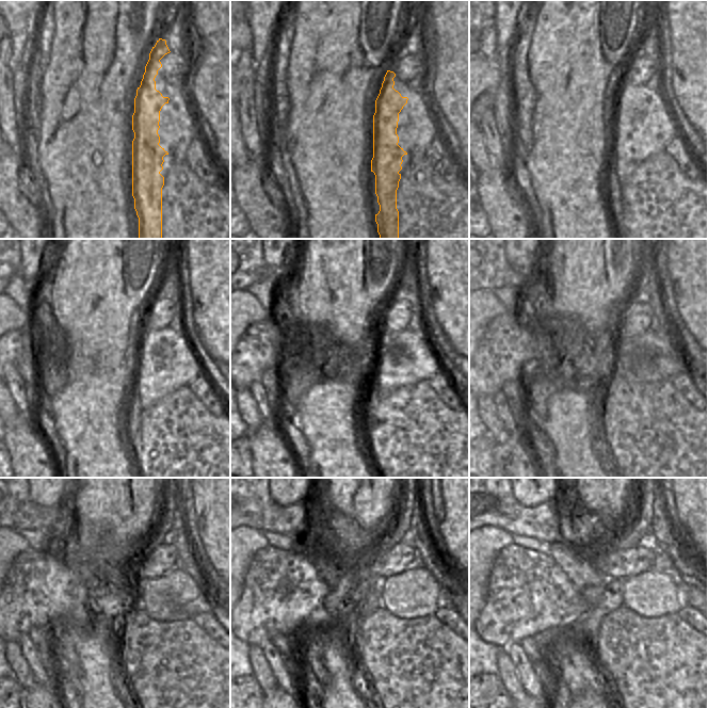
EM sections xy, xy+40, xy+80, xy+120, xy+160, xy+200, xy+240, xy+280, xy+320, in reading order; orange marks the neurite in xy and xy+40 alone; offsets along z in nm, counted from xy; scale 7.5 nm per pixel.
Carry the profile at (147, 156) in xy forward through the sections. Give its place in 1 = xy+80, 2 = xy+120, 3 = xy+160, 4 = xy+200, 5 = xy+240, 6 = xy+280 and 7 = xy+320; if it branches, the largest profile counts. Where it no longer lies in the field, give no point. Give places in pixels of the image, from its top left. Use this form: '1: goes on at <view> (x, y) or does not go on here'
1: goes on at xy+80 (626, 155)
2: goes on at xy+120 (153, 342)
3: goes on at xy+160 (388, 346)
4: goes on at xy+200 (626, 361)
5: goes on at xy+240 (150, 595)
6: goes on at xy+280 (389, 593)
7: goes on at xy+320 (630, 596)

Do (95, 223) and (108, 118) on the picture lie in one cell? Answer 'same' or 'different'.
same

